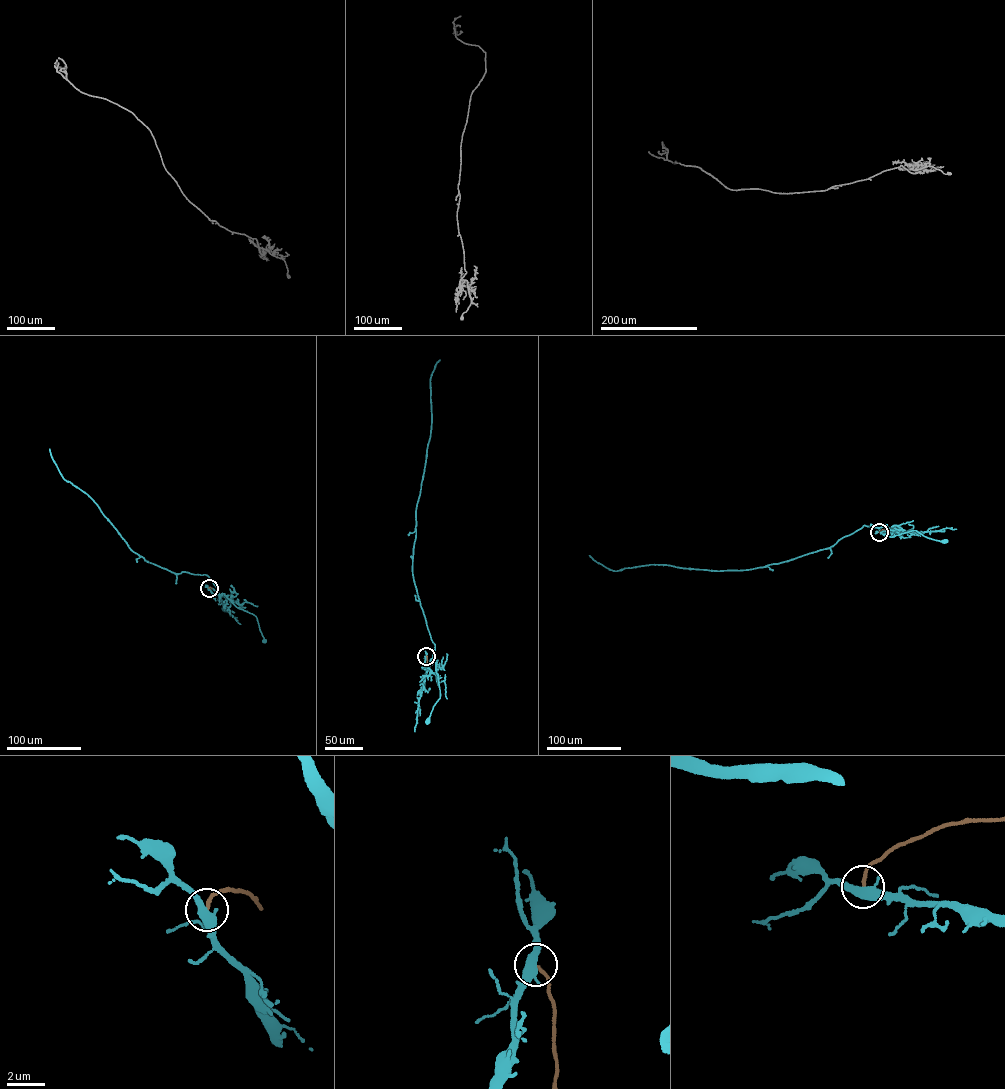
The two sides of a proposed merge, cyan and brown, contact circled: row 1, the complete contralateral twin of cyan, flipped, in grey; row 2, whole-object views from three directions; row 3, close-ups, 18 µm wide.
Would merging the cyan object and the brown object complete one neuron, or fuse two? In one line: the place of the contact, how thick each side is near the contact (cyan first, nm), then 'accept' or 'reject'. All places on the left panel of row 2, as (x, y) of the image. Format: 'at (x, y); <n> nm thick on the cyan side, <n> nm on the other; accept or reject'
at (209, 588); 480 nm thick on the cyan side, 150 nm on the other; reject

